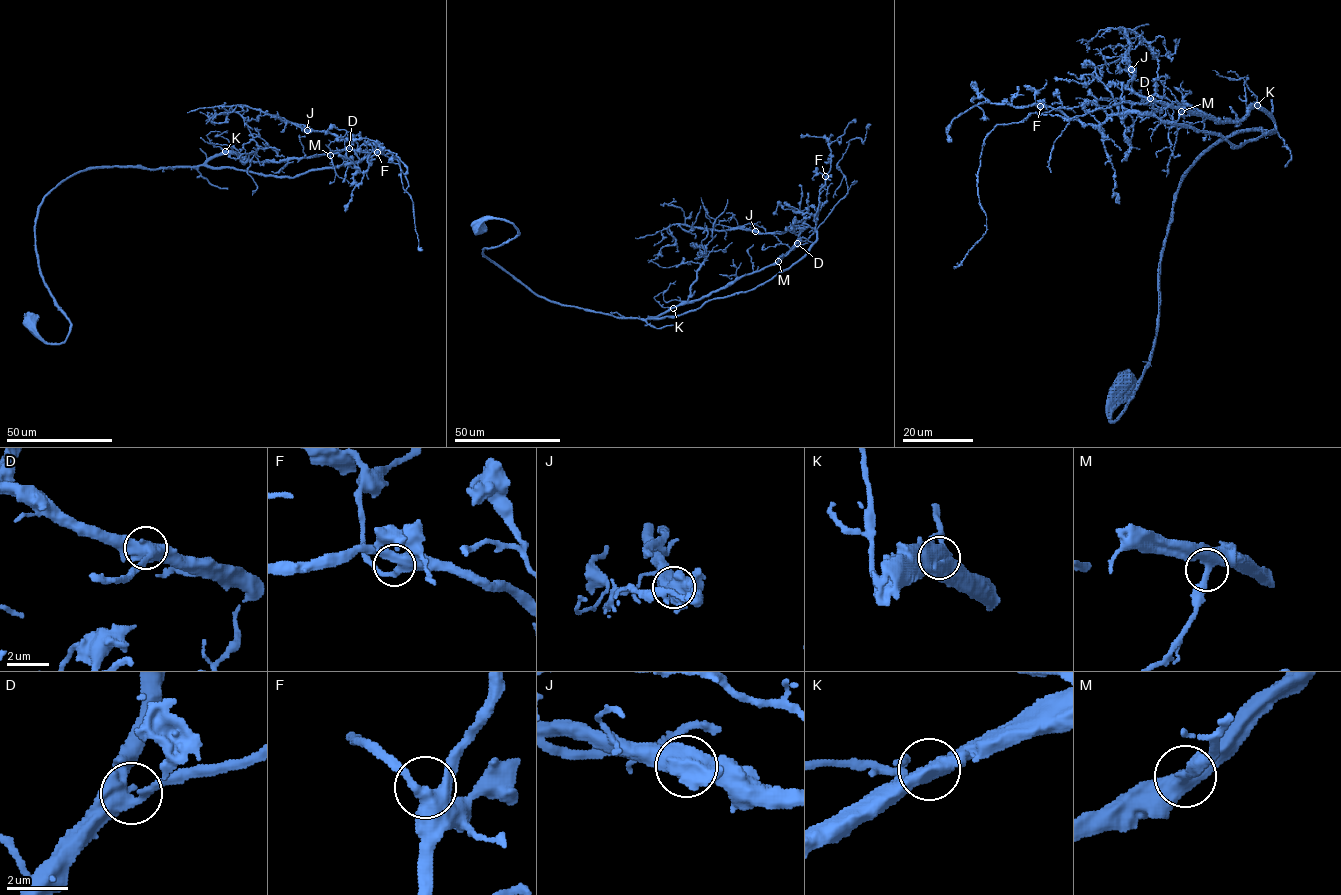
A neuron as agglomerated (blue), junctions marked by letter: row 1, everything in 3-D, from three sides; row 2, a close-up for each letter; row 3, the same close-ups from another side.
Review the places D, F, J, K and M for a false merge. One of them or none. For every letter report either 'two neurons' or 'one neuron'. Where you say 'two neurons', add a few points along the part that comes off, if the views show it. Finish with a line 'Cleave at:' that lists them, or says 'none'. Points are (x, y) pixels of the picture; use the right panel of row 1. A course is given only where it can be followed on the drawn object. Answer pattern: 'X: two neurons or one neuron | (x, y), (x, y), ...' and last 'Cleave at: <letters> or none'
D: one neuron
F: one neuron
J: one neuron
K: one neuron
M: one neuron
Cleave at: none

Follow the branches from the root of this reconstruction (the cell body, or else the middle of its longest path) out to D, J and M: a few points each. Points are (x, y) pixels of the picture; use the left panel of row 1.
D: (31, 321), (48, 343), (68, 335), (35, 224), (42, 200), (75, 174), (349, 148)
J: (31, 321), (48, 343), (70, 328), (35, 239), (38, 206), (65, 180), (351, 144), (307, 130)
M: (31, 321), (48, 343), (68, 335), (35, 224), (42, 200), (75, 174), (200, 166), (224, 153), (330, 155)

